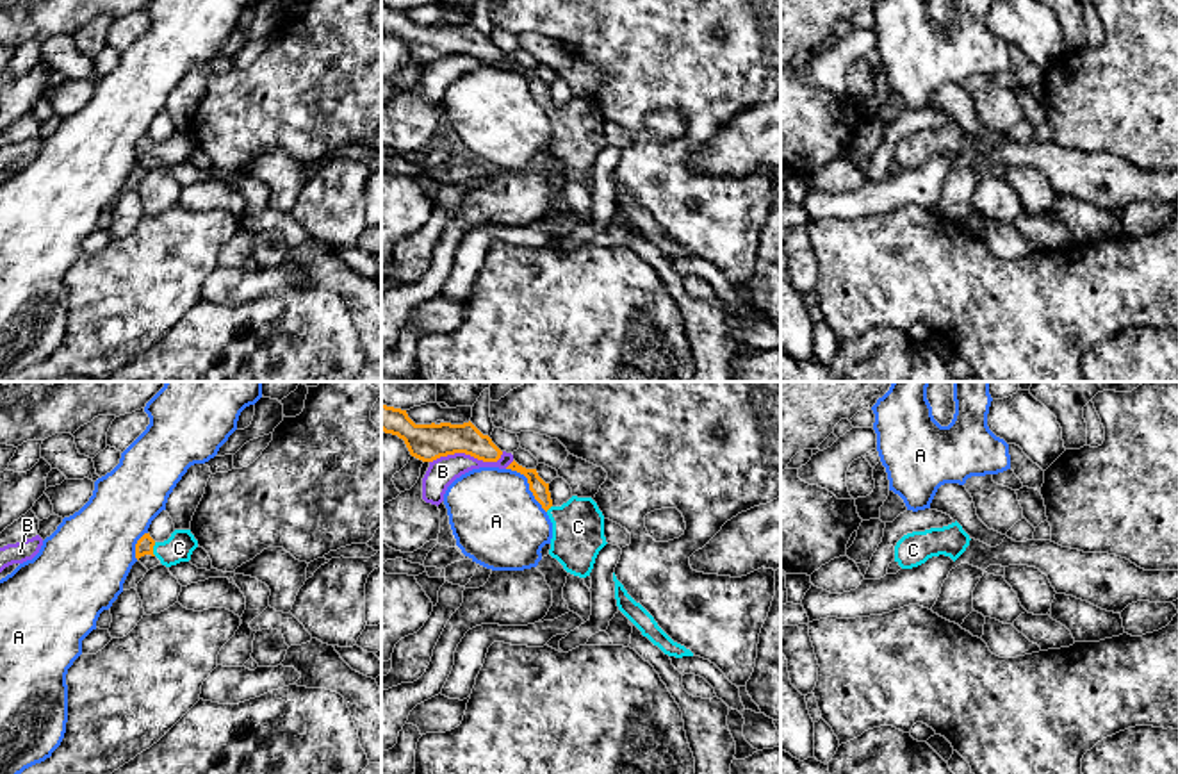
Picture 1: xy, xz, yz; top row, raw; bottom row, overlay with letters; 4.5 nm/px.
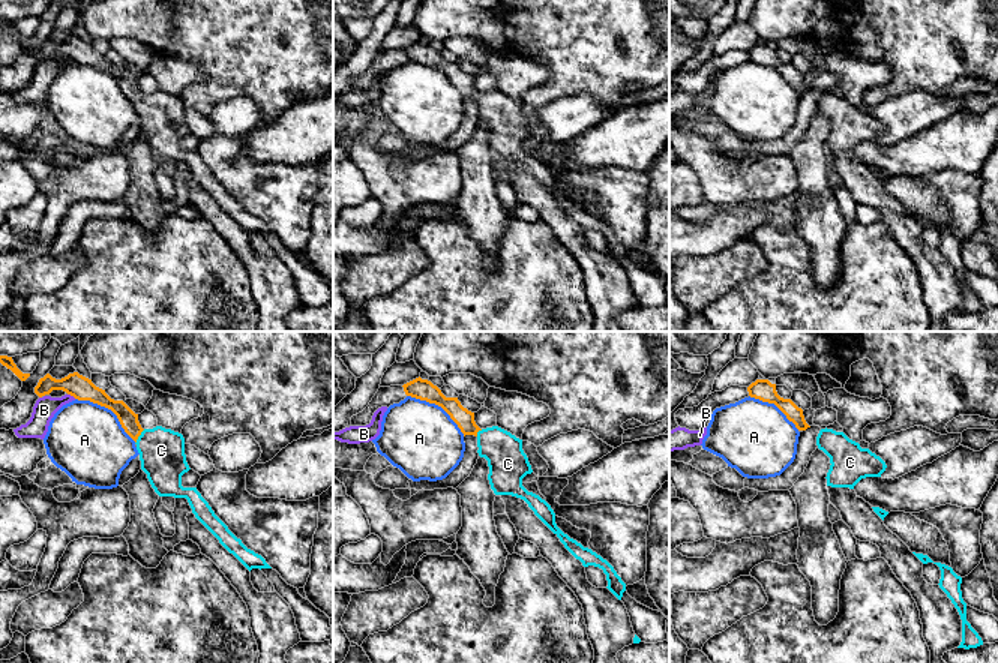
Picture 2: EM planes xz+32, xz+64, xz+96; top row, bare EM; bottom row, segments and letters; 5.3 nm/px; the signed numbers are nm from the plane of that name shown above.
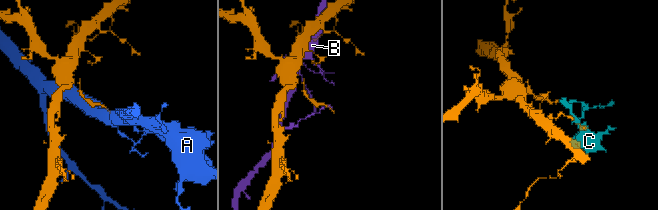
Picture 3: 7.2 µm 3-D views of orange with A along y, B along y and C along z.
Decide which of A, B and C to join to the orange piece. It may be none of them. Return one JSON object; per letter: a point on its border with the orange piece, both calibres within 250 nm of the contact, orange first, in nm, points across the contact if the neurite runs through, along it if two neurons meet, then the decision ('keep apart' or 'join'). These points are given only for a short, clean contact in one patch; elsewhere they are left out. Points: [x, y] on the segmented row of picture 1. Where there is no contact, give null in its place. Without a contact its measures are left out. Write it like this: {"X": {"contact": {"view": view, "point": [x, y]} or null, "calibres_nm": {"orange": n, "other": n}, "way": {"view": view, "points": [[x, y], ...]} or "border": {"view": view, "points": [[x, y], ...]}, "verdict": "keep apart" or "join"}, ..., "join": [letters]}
{"A": {"contact": {"view": "xz", "point": [530, 485]}, "calibres_nm": {"orange": 80, "other": 400}, "border": {"view": "xz", "points": [[507, 468], [526, 478], [528, 489], [546, 512]]}, "verdict": "keep apart"}, "B": {"contact": {"view": "xz", "point": [467, 453]}, "calibres_nm": {"orange": 160, "other": 130}, "verdict": "keep apart"}, "C": {"contact": {"view": "xy", "point": [152, 550]}, "calibres_nm": {"orange": 80, "other": 130}, "way": {"view": "xy", "points": [[145, 544], [152, 550], [179, 548]]}, "verdict": "join"}, "join": ["C"]}

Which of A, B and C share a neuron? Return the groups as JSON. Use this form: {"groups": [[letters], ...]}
{"groups": [["A"], ["B"], ["C"]]}

